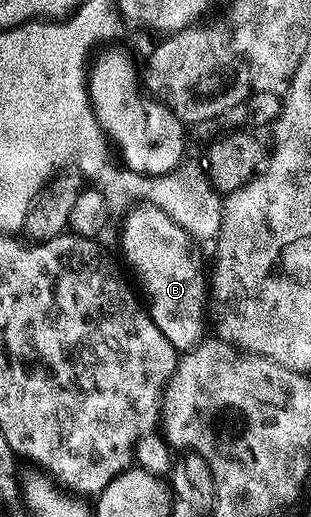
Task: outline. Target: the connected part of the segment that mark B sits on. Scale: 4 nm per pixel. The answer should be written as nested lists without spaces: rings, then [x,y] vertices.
[[[135,205],[123,223],[123,259],[131,266],[133,274],[143,286],[142,294],[147,294],[145,306],[151,313],[151,320],[165,333],[176,352],[194,351],[204,342],[209,331],[209,275],[203,271],[203,263],[195,256],[196,244],[187,231],[173,221],[173,217],[160,207],[152,205]]]

